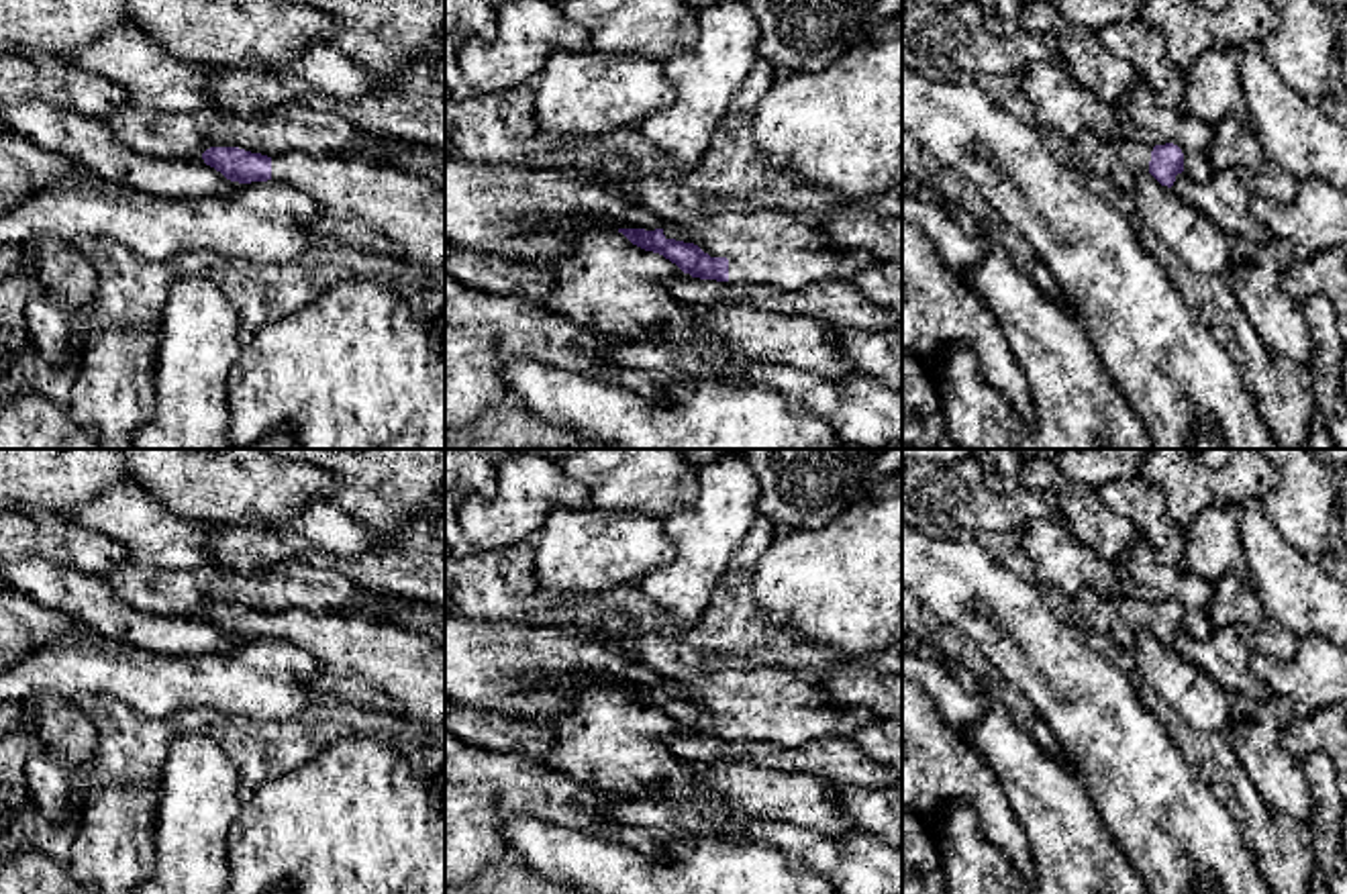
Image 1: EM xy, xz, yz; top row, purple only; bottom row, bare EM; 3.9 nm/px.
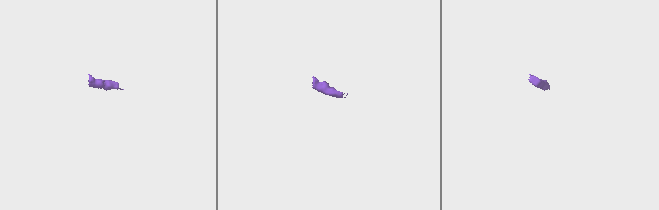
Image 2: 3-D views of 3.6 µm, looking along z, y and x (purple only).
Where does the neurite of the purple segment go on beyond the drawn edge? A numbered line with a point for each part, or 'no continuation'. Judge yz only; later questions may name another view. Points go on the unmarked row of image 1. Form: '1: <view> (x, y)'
1: yz (1121, 621)

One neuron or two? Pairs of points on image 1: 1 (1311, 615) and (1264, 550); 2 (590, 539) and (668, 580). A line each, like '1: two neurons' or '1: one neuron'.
1: one neuron
2: two neurons

